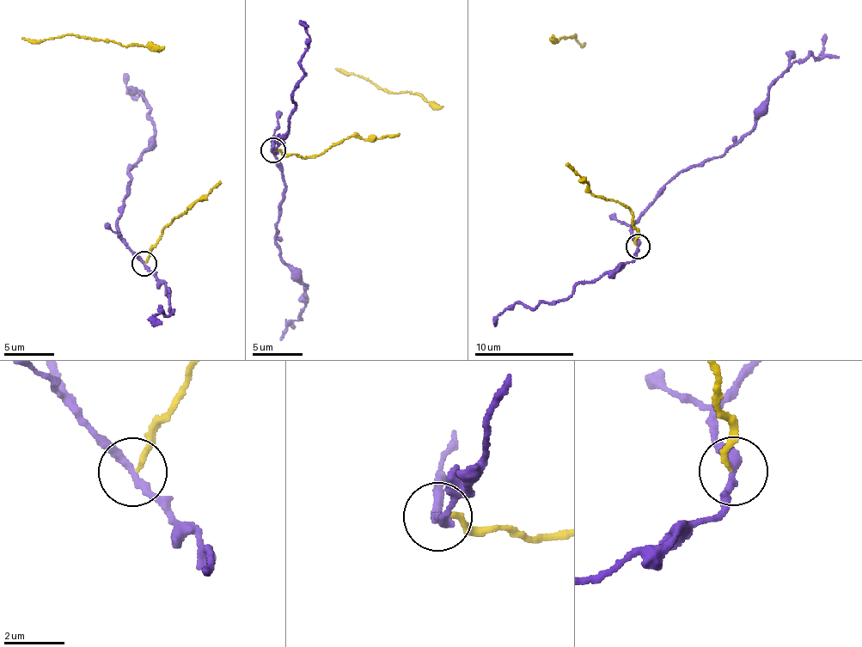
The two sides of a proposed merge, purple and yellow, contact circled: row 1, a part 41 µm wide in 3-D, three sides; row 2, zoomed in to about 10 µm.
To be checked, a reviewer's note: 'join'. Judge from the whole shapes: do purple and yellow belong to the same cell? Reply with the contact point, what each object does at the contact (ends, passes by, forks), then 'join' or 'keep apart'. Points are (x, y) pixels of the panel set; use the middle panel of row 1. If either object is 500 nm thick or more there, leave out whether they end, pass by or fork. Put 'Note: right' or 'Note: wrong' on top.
Note: wrong
place (272, 150); purple passes by; yellow ends; keep apart

